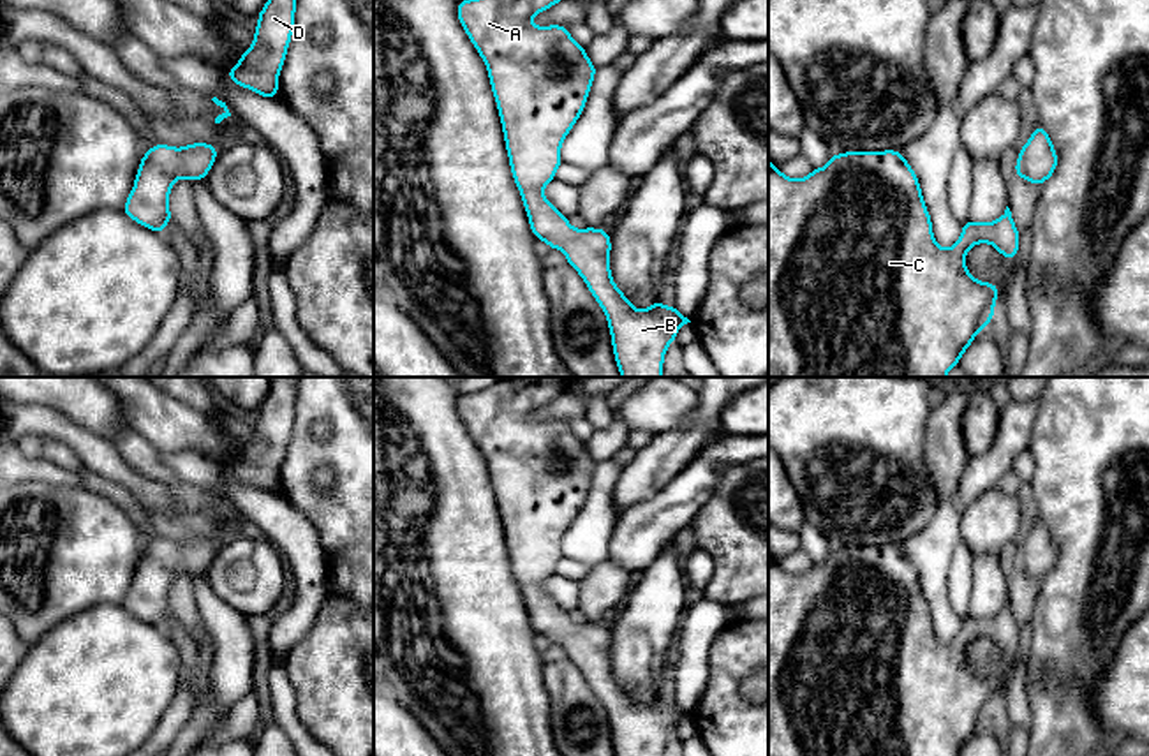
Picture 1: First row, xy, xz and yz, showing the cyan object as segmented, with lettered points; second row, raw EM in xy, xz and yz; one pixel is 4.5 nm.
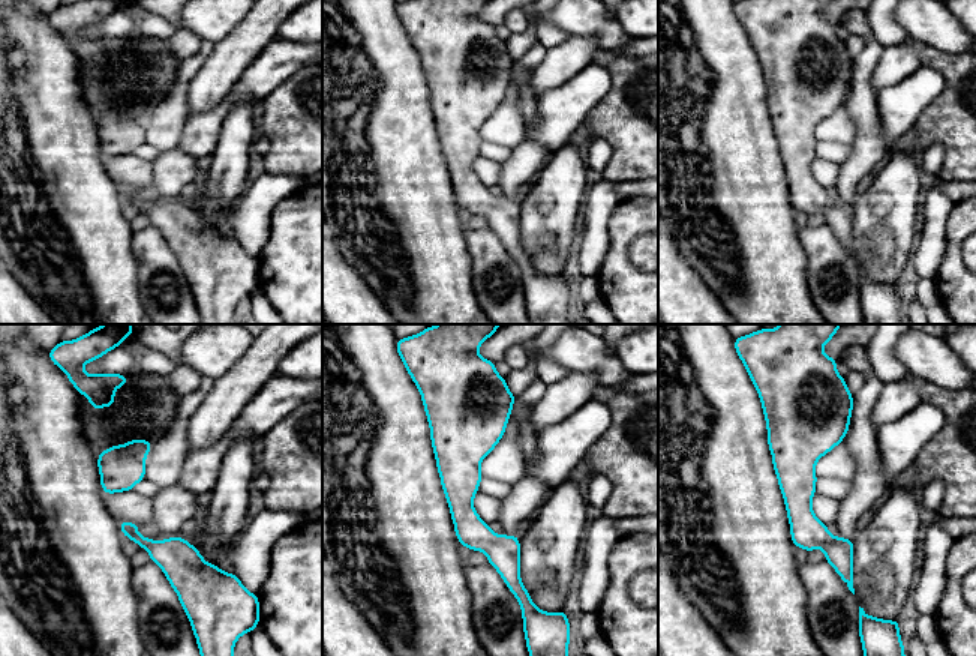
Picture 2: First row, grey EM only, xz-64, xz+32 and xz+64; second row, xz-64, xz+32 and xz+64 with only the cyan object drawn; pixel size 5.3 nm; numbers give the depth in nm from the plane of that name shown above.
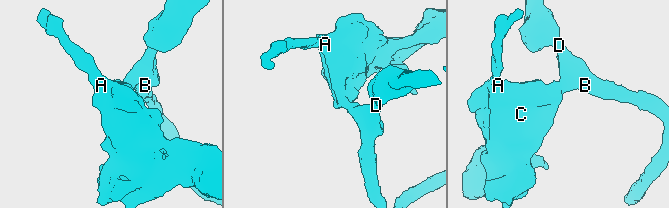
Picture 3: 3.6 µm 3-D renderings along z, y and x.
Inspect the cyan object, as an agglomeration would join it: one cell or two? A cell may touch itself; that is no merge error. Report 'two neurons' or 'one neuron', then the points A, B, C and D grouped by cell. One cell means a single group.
one neuron | A B C D

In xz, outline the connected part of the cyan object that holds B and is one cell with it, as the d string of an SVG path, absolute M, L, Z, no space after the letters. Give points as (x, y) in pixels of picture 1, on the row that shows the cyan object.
M460 0L456 5L456 18L486 65L504 132L511 176L520 190L532 234L536 240L545 241L550 248L564 252L567 264L583 278L590 294L603 308L620 377L664 377L663 365L666 349L675 342L677 331L691 321L684 317L675 305L664 307L661 300L643 310L636 310L613 282L610 270L612 240L608 231L604 227L574 229L567 217L564 217L543 196L543 189L555 180L555 173L562 164L560 146L585 109L597 70L587 56L585 46L578 44L564 25L530 25L530 19L536 14L557 5L559 2L560 0Z

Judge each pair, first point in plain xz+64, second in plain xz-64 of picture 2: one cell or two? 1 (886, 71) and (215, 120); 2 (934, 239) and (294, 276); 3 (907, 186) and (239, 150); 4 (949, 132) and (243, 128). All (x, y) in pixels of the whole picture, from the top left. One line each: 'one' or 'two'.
1: two
2: two
3: one
4: two

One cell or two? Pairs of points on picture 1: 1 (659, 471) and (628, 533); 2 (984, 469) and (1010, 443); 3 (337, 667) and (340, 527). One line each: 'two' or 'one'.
1: two
2: one
3: two

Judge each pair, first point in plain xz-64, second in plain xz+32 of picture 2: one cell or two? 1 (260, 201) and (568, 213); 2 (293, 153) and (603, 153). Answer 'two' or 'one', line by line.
1: two
2: two

